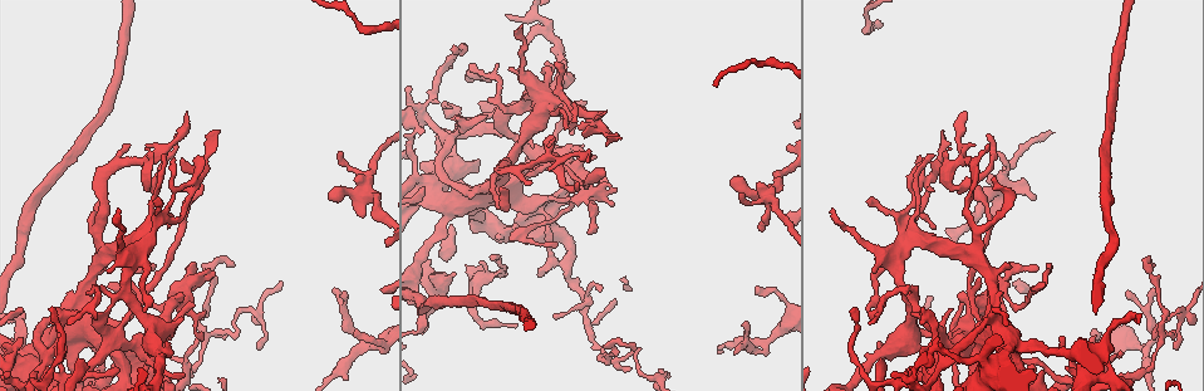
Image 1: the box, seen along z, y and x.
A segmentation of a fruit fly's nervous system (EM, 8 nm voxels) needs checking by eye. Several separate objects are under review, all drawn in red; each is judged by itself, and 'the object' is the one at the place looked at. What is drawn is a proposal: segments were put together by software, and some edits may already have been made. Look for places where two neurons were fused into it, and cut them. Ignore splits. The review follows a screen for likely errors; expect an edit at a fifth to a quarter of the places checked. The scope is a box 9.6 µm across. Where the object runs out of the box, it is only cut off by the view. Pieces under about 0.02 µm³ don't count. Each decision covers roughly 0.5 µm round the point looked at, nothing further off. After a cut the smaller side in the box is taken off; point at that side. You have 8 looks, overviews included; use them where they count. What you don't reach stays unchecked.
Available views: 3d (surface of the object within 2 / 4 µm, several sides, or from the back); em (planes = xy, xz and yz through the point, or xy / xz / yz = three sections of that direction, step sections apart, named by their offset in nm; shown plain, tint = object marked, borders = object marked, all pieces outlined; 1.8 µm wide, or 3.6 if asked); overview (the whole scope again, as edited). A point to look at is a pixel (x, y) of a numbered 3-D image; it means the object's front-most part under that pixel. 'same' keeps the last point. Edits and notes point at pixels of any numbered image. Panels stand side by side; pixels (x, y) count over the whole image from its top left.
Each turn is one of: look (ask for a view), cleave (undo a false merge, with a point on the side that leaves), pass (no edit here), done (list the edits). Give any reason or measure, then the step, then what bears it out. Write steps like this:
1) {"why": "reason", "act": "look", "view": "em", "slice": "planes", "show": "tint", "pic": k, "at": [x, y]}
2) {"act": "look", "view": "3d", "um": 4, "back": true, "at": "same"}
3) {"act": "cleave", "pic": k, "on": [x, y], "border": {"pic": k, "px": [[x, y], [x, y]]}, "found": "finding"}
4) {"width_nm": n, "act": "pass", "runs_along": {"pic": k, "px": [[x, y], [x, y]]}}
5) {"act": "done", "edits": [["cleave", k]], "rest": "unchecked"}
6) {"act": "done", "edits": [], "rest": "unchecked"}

{"why": "calibre changes", "act": "look", "view": "em", "slice": "planes", "show": "tint", "pic": 1, "at": [459, 187]}

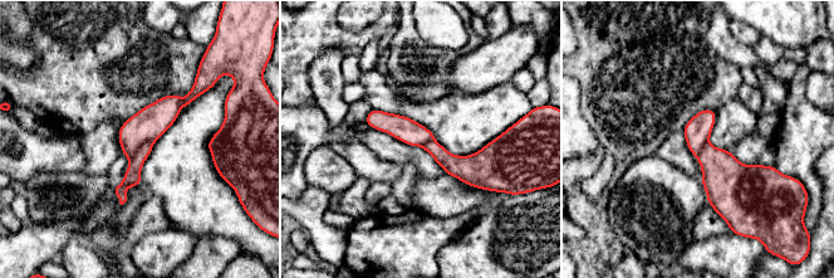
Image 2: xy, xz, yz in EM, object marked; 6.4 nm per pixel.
{"act": "cleave", "pic": 2, "on": [140, 128], "part_leaving": {"pic": 2, "px": [[368, 120], [431, 137]]}, "found": "two neurons meet here"}

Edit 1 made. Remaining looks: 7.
{"why": "see it whole again", "act": "look", "view": "overview"}

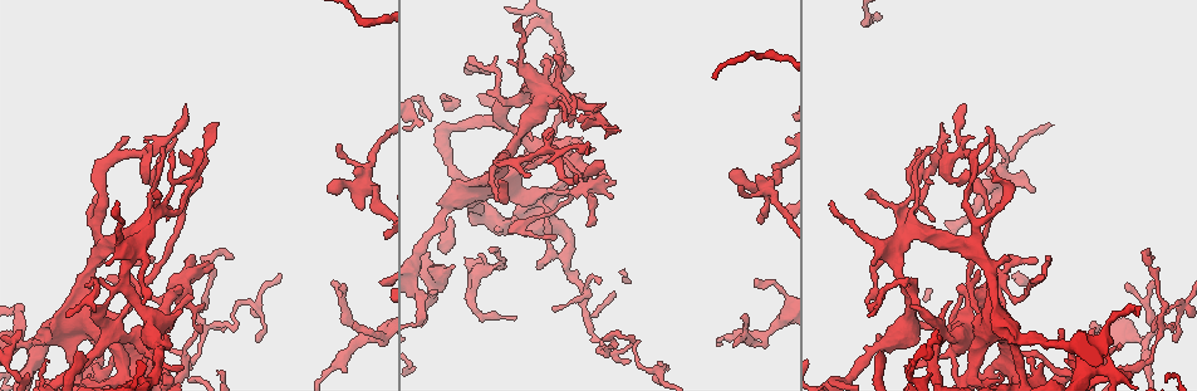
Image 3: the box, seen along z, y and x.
{"act": "look", "view": "3d", "um": 2, "pic": 3, "at": [536, 197]}

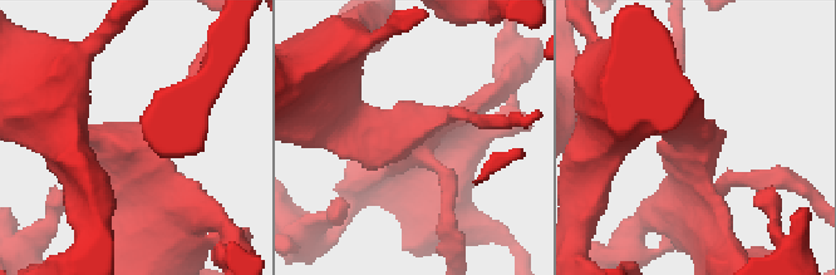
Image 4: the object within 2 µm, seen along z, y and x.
{"why": "now the EM", "act": "look", "view": "em", "slice": "xy", "step": 16, "show": "tint", "pic": 4, "at": [688, 169]}

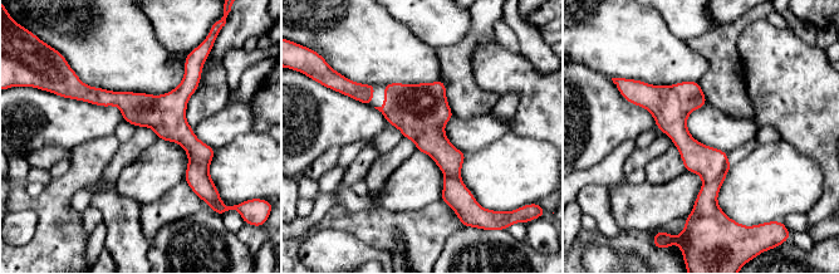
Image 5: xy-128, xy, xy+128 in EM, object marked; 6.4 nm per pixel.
{"act": "pass", "found": "one neuron here"}

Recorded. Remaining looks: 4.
{"act": "look", "view": "3d", "um": 4, "pic": 3, "at": [765, 188]}

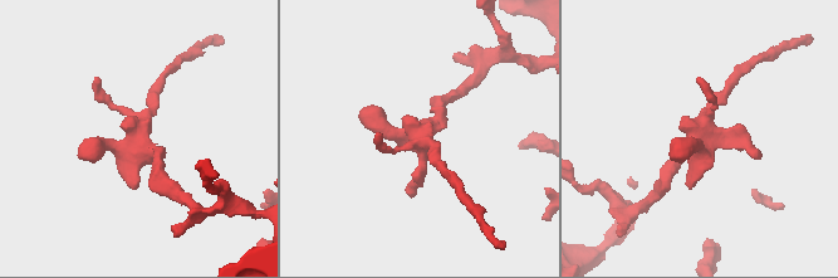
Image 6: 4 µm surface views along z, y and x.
{"act": "look", "view": "em", "slice": "yz", "step": 8, "show": "tint", "pic": 6, "at": [700, 149]}

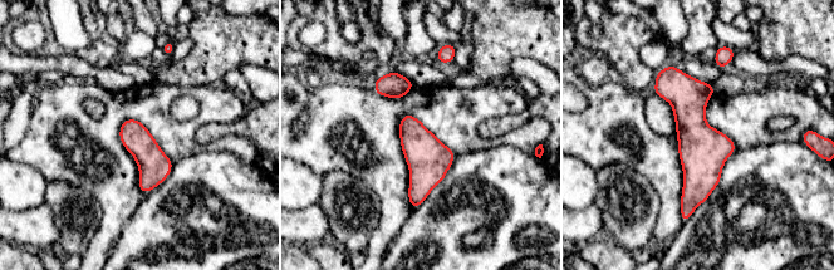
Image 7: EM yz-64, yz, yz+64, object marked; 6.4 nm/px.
{"act": "look", "view": "em", "slice": "planes", "show": "tint", "at": "same"}

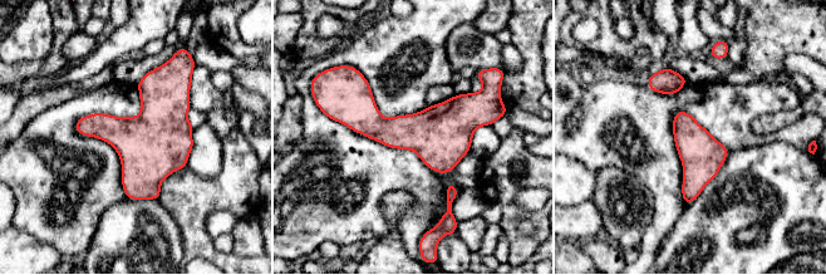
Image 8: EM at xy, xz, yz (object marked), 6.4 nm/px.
{"act": "pass", "found": "one neuron here"}

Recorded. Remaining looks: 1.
{"act": "done", "edits": [["cleave", 2]], "rest": "unchecked"}

